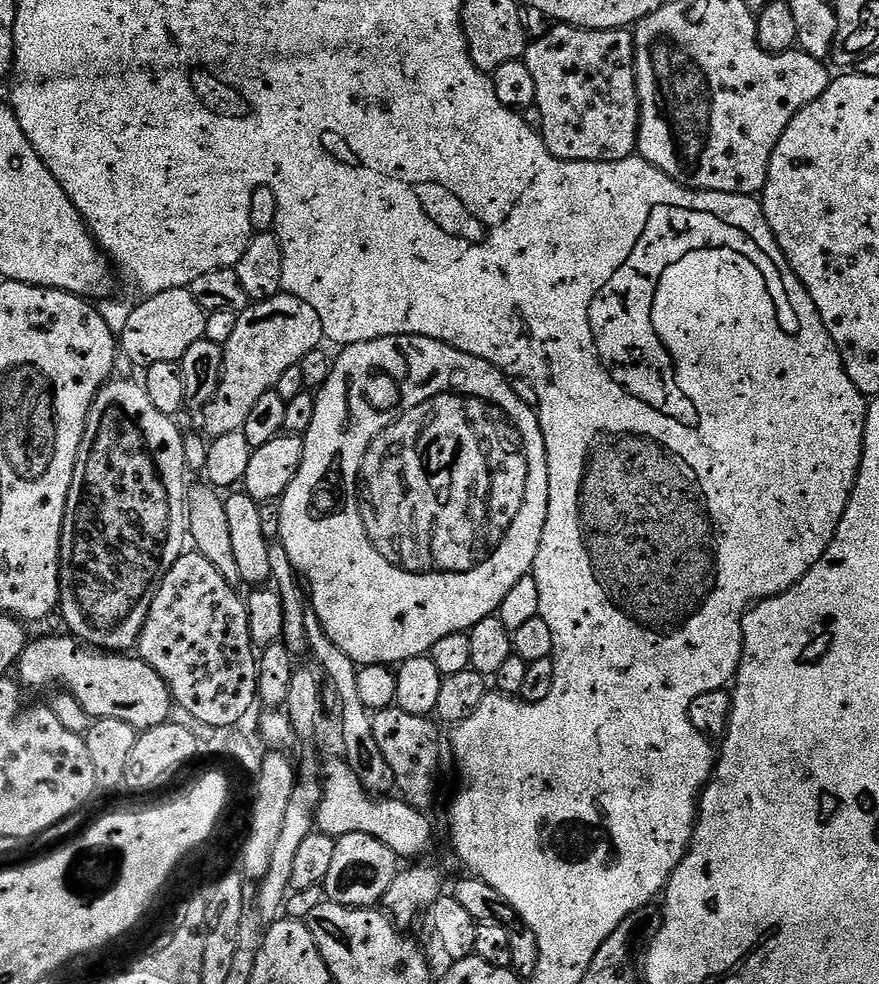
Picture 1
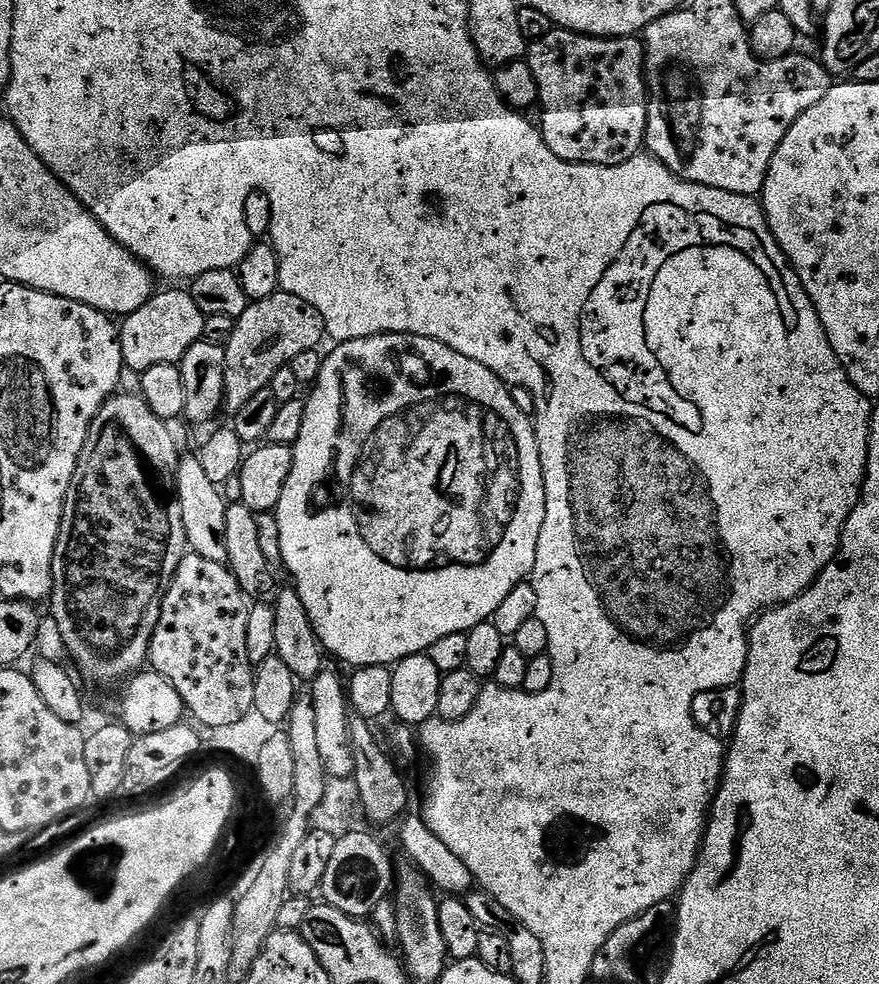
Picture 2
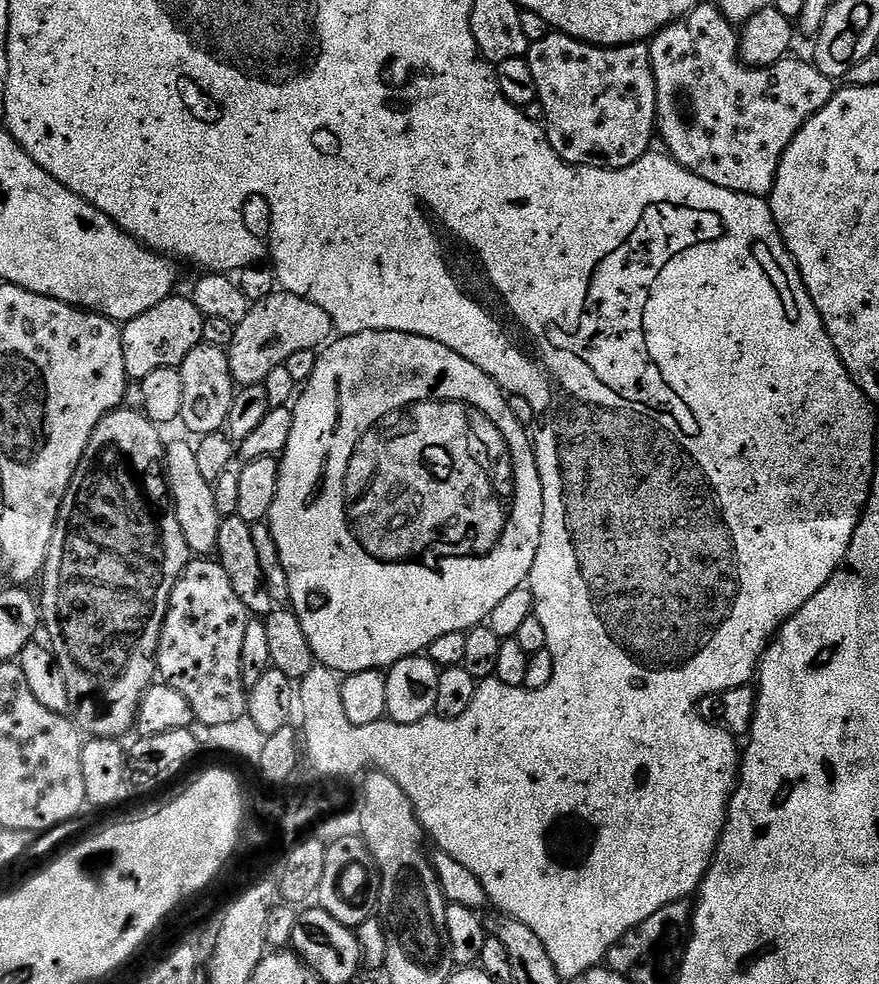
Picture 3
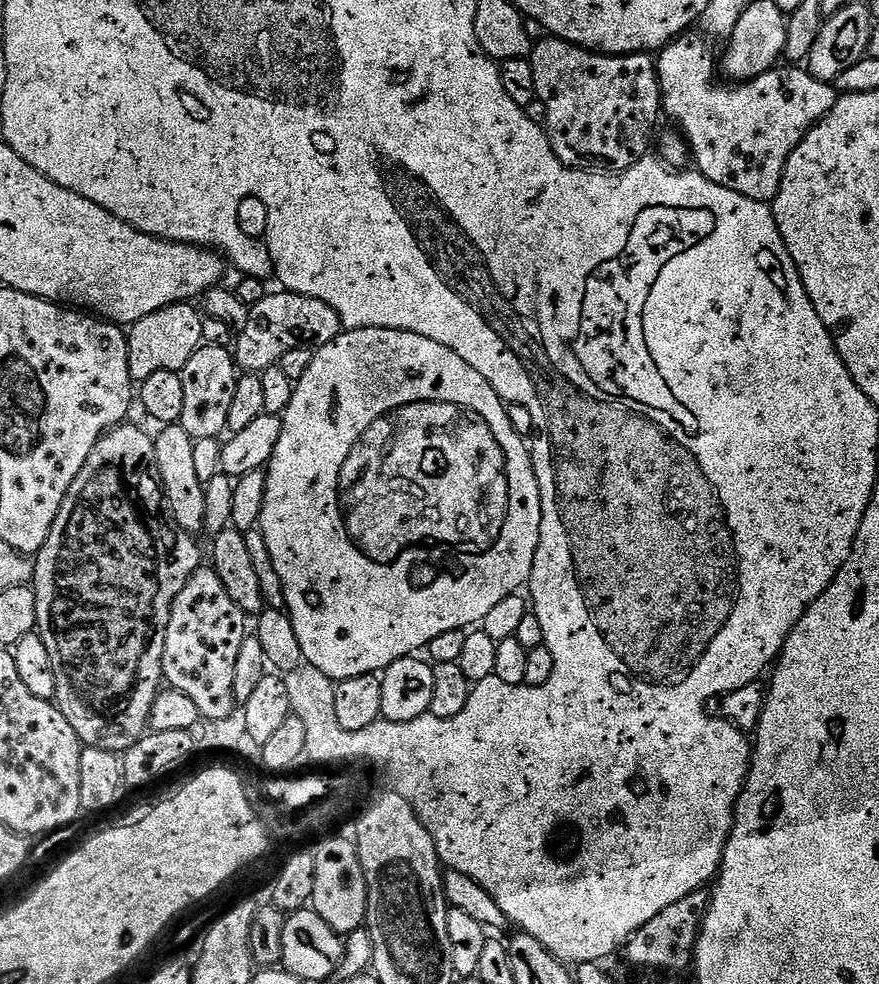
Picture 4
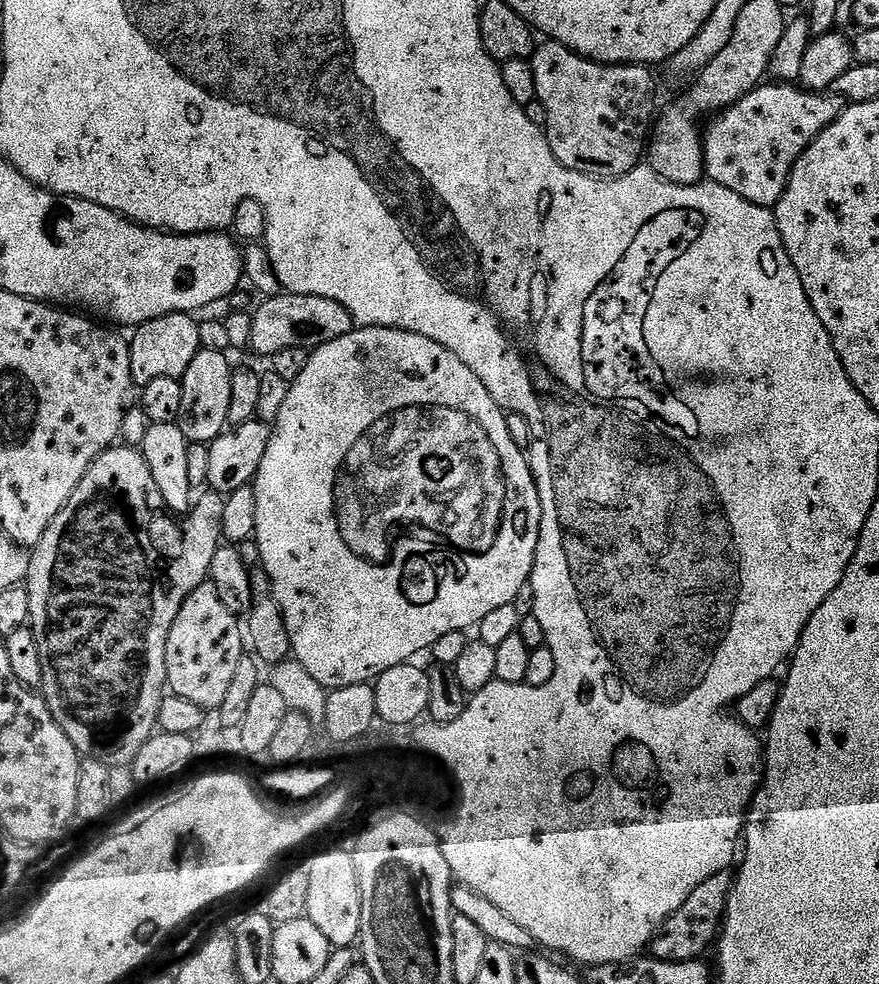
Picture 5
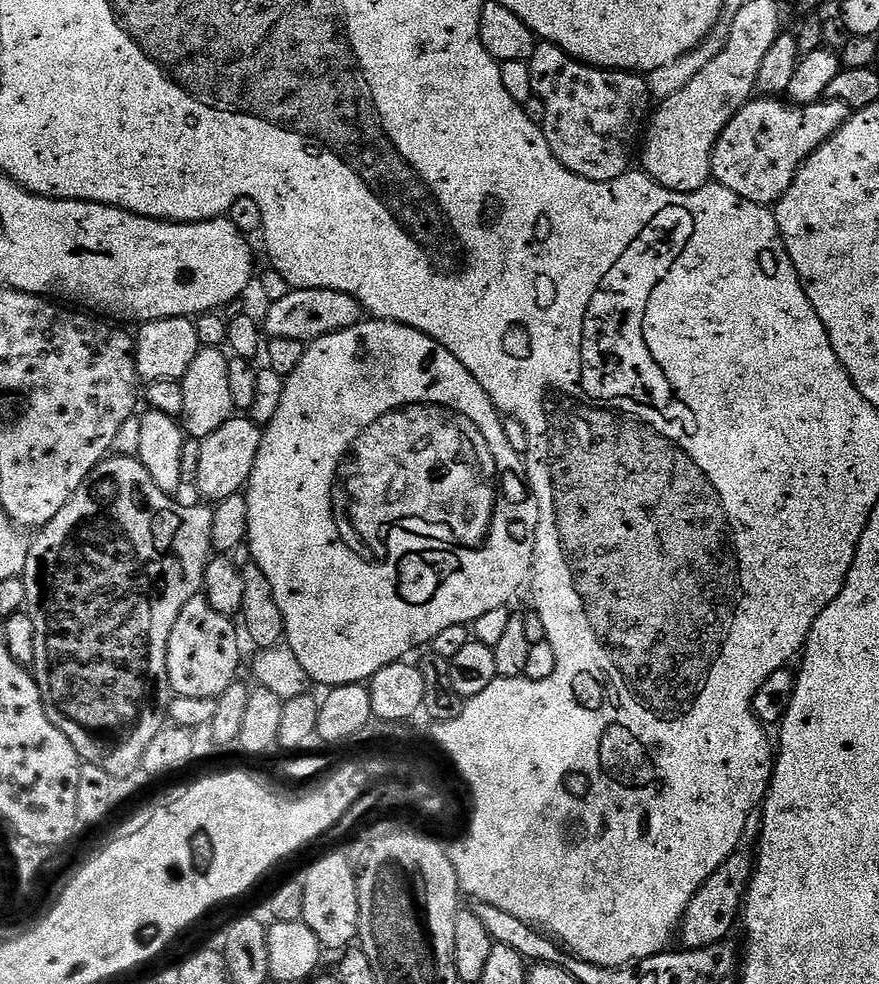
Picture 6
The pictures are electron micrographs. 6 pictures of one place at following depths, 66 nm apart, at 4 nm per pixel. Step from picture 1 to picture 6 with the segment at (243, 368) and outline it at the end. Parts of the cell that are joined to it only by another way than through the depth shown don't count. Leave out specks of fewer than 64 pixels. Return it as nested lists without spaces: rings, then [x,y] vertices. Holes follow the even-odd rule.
[[[297,288],[289,290],[283,294],[277,295],[276,300],[268,308],[264,320],[262,316],[262,328],[271,339],[294,338],[311,342],[322,338],[326,334],[334,334],[338,330],[346,330],[350,326],[360,323],[362,319],[362,309],[360,303],[350,294],[339,292],[338,290],[322,290],[321,288]]]

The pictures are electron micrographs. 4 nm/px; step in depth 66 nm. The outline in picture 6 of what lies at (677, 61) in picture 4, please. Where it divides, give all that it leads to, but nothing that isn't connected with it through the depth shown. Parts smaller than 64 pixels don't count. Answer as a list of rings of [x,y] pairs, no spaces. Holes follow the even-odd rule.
[[[753,98],[722,130],[712,151],[712,180],[750,202],[775,206],[810,154],[842,130],[853,111],[837,100],[803,105],[784,98]]]

